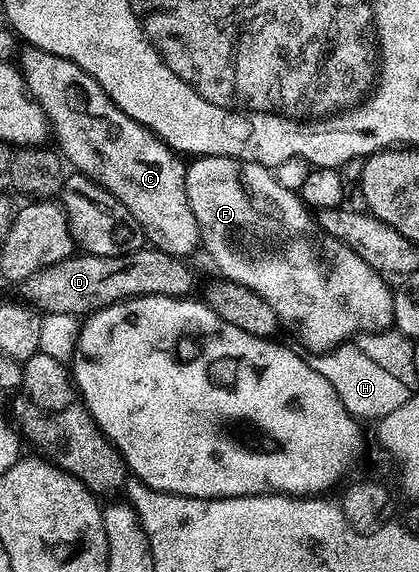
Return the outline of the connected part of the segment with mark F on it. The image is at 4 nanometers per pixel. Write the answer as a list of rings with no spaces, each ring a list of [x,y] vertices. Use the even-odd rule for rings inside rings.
[[[198,156],[191,163],[184,170],[184,185],[190,210],[194,210],[198,222],[203,251],[208,251],[223,279],[254,290],[268,302],[277,321],[283,327],[285,324],[312,354],[330,352],[360,333],[387,332],[393,327],[394,292],[388,289],[387,279],[362,262],[348,244],[326,234],[299,195],[272,177],[273,169],[229,156]]]

